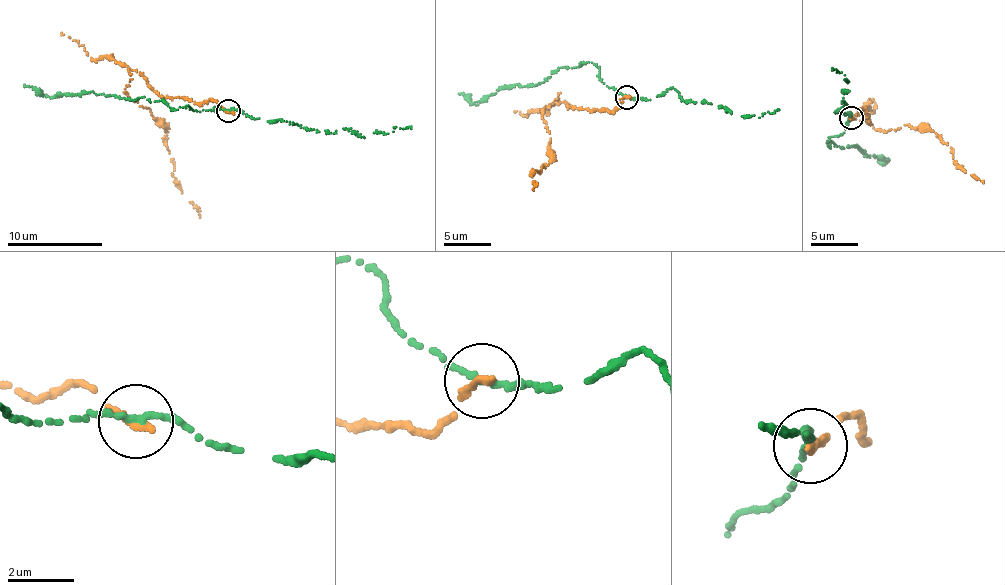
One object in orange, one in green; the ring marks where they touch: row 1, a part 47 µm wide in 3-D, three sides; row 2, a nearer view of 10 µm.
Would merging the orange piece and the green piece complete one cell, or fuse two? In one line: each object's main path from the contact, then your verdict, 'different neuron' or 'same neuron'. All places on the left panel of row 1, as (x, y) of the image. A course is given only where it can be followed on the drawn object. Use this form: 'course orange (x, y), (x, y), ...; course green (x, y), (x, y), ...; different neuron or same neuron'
course orange (228, 112), (210, 100), (164, 98), (128, 71), (130, 100), (160, 122), (173, 176), (200, 217); course green (228, 110), (189, 106), (178, 109), (144, 97), (133, 101), (90, 92), (46, 97), (24, 84); different neuron

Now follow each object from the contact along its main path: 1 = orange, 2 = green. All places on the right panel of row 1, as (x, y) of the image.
1: (850, 119), (863, 109), (869, 123), (859, 111), (860, 120), (886, 132), (925, 127), (983, 183)
2: (850, 117), (828, 146), (832, 141), (844, 148), (853, 145), (867, 157), (888, 161), (879, 161)

